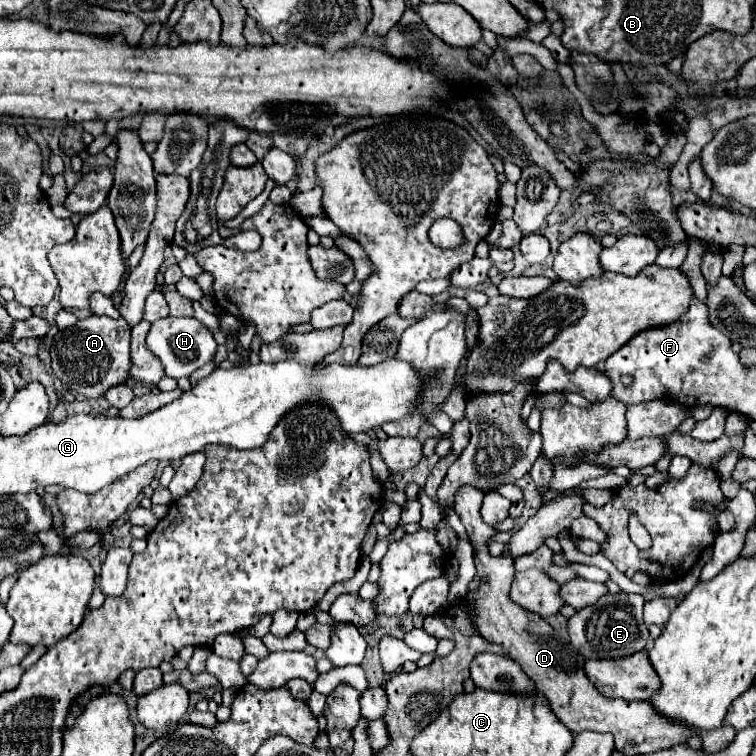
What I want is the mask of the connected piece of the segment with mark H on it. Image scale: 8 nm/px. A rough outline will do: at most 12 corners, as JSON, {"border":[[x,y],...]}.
{"border":[[197,319],[151,325],[147,349],[167,377],[189,377],[217,343]]}

